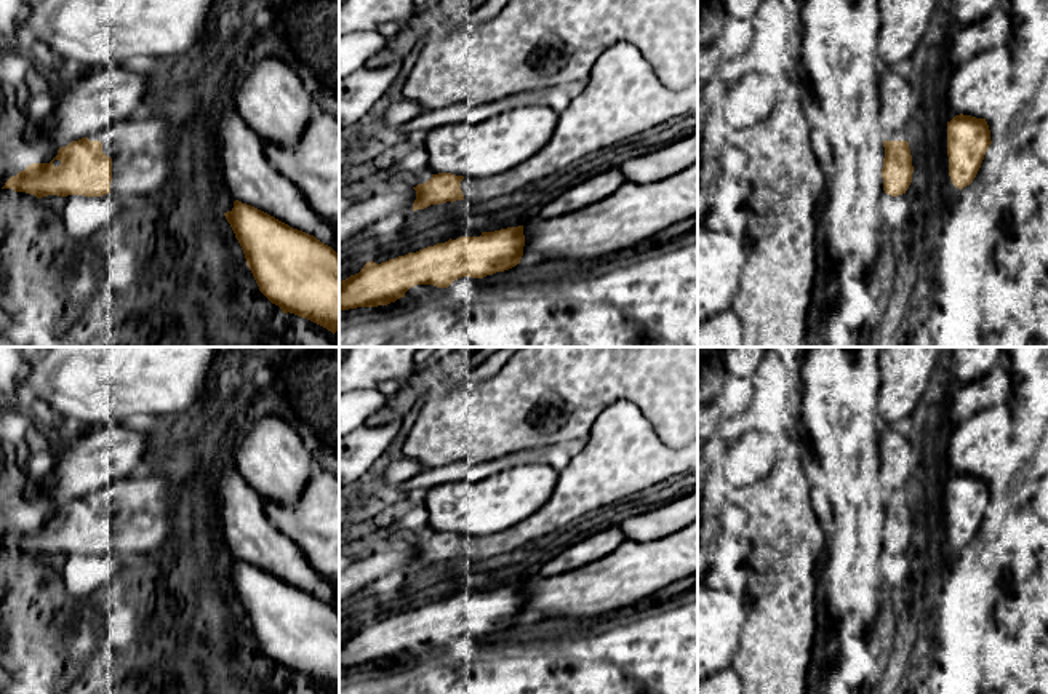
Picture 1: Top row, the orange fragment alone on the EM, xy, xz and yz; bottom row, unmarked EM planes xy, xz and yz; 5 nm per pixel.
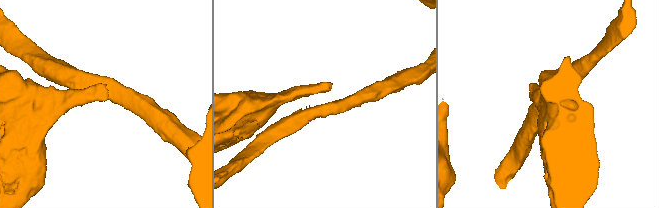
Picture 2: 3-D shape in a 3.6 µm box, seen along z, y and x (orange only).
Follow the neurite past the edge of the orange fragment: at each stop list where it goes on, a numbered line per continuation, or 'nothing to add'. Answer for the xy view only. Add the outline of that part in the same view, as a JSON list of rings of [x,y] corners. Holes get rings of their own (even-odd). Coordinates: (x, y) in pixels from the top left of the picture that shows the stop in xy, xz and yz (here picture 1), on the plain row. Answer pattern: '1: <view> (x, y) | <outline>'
1: xy (141, 506) | [[[154,467],[114,481],[88,497],[102,501],[102,510],[112,517],[110,552],[125,558],[154,552],[170,540],[176,494],[168,478]]]

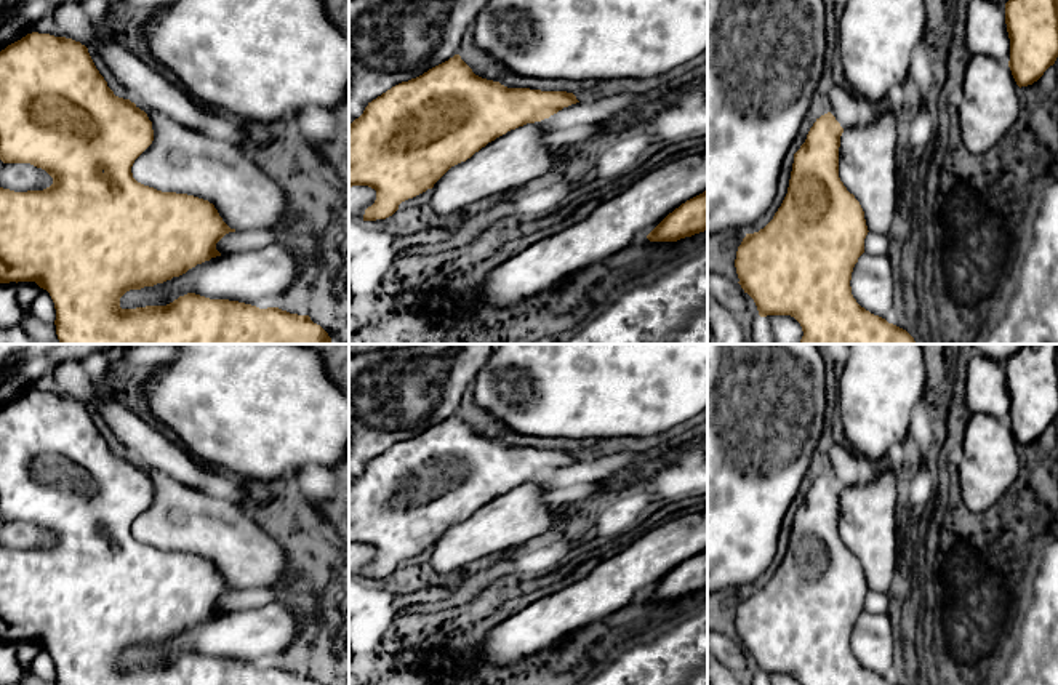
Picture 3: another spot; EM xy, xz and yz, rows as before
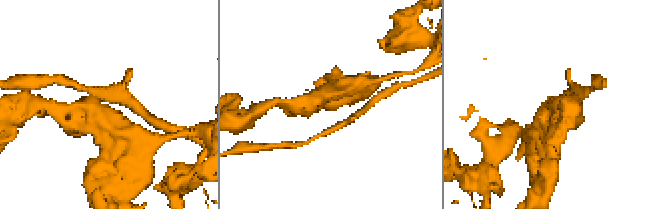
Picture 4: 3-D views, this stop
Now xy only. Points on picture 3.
nothing to add

